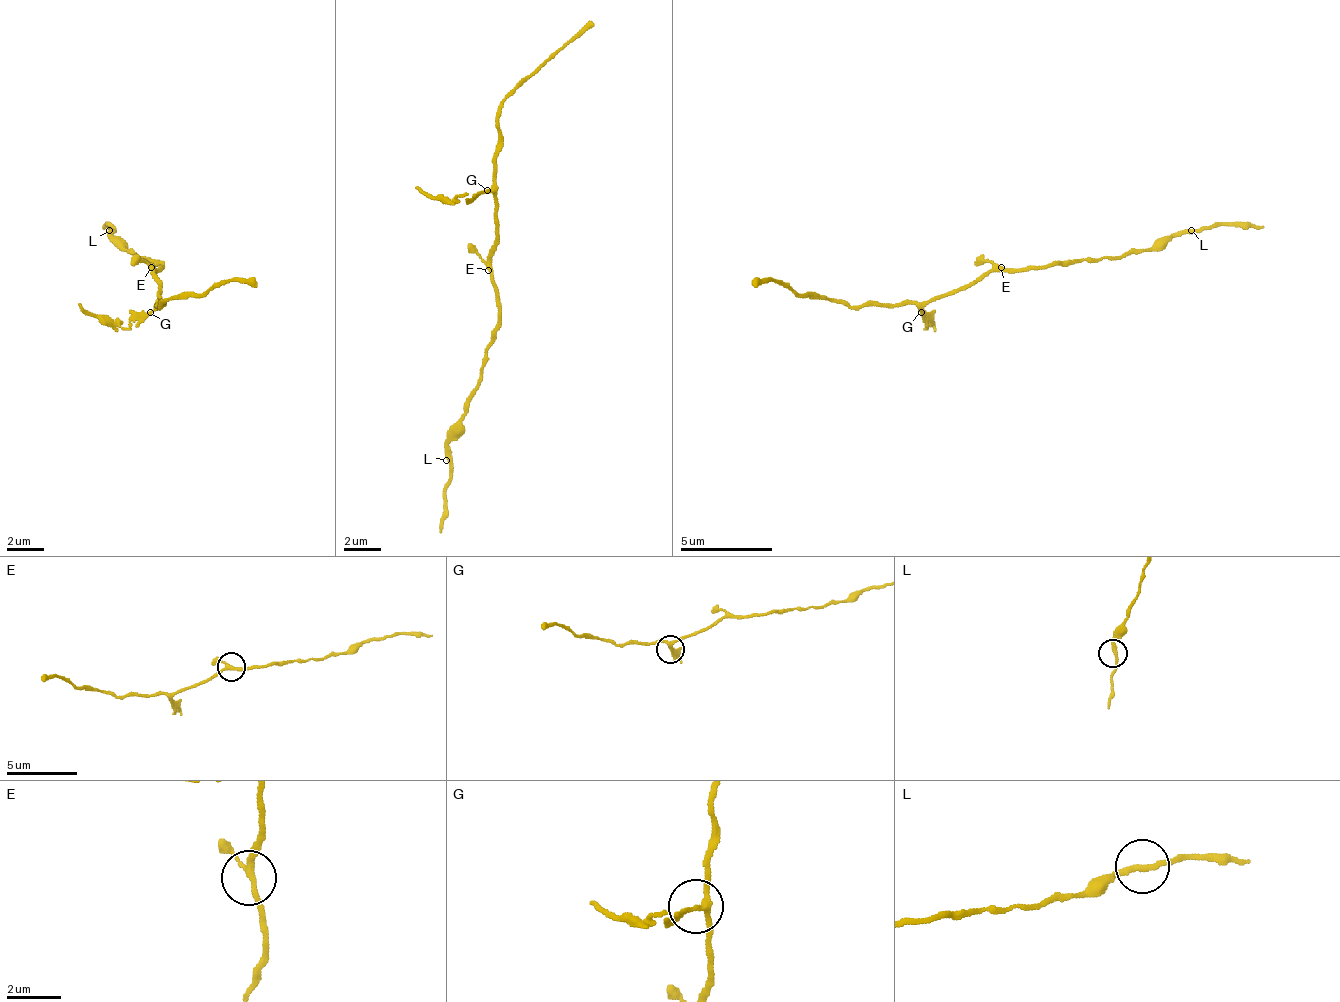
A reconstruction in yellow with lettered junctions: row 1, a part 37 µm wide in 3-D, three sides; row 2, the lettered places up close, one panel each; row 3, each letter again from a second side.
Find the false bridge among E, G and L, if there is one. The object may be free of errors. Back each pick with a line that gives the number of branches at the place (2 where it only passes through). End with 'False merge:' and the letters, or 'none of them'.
G: Branches: 3
False merge: G

